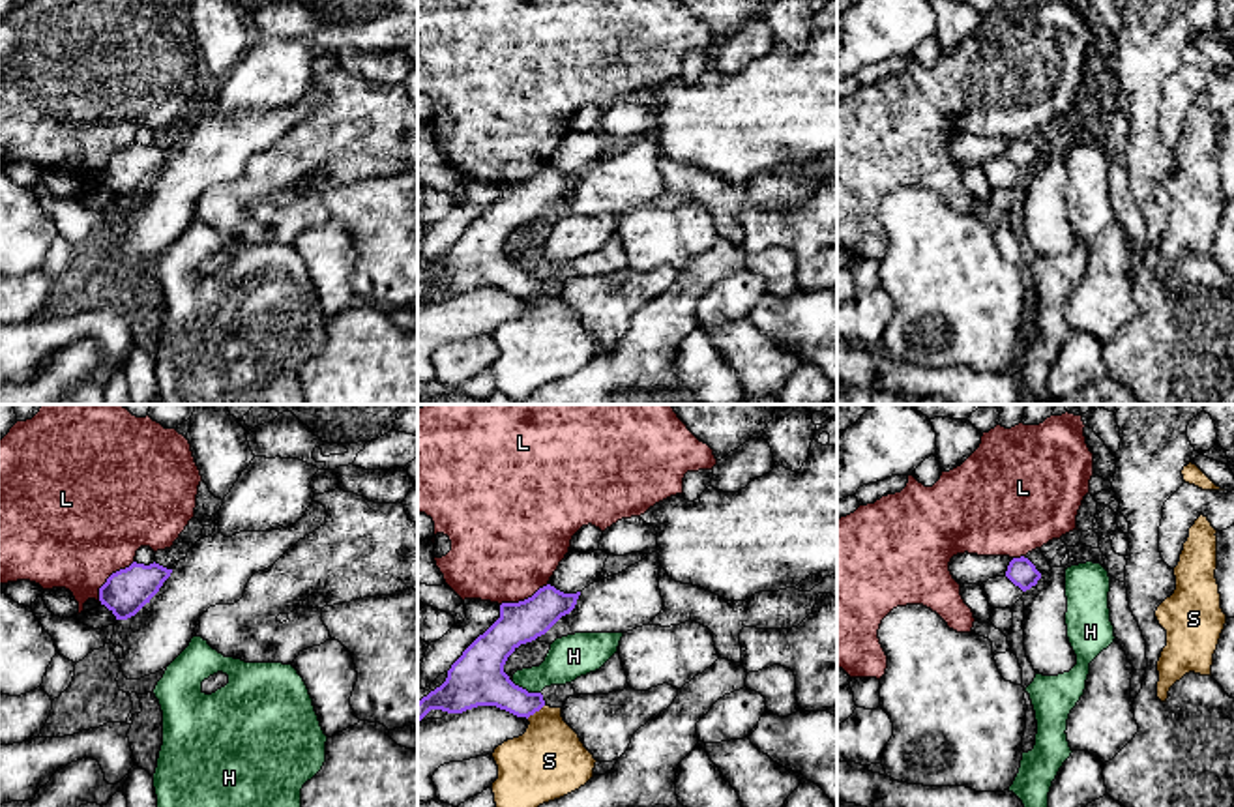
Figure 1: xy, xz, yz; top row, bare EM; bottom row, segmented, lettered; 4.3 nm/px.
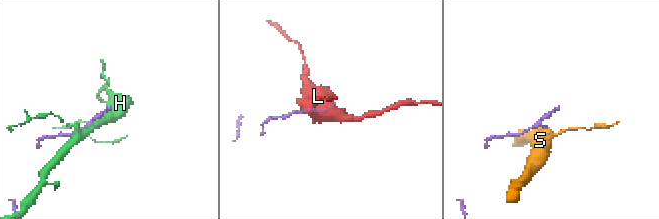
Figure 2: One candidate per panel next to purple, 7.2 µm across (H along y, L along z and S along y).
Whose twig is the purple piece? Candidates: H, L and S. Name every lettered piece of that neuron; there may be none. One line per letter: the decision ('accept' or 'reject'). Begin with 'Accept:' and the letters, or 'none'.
Accept: none
H: reject
L: reject
S: reject

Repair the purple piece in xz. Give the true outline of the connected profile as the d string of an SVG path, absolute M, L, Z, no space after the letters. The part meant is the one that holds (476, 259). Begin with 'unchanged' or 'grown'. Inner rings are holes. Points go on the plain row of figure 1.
unchanged; M547 165L519 183L502 183L500 198L479 215L448 251L446 262L418 283L418 303L431 292L463 294L496 286L530 298L545 286L541 273L528 273L504 253L507 238L545 215L579 180Z

